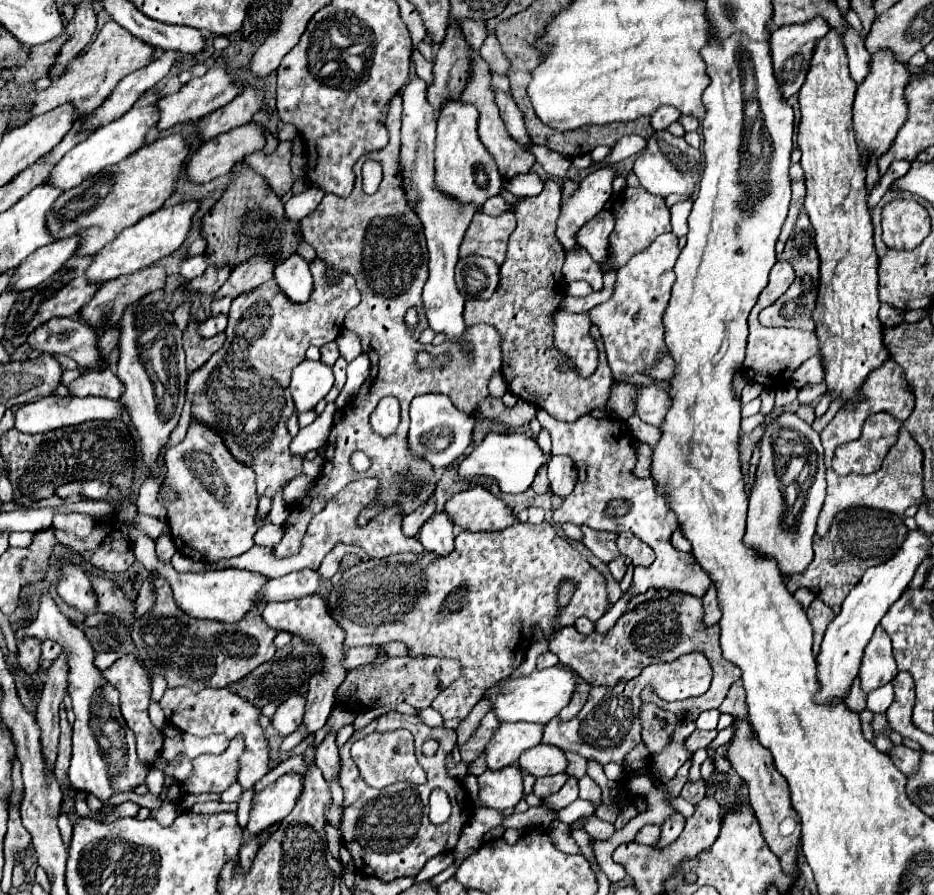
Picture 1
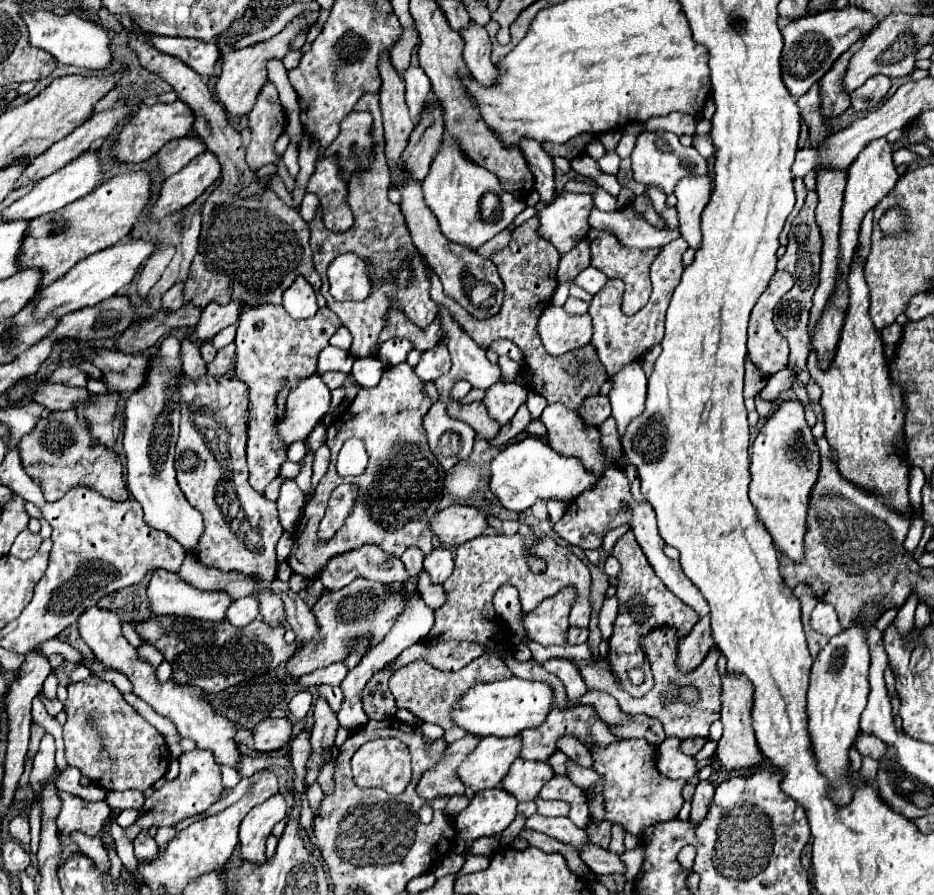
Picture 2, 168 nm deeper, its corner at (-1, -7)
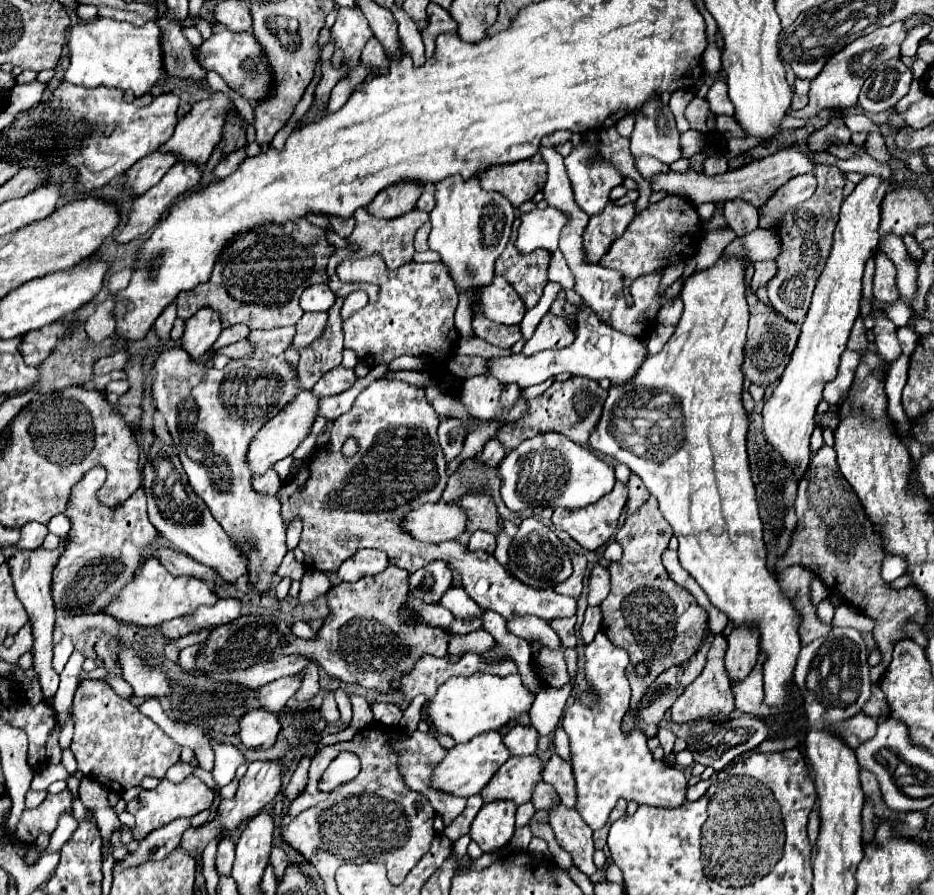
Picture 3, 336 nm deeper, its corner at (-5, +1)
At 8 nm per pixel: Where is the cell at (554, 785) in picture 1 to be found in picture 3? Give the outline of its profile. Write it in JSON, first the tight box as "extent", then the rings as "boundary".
{"extent":[542,755,576,807],"boundary":[[[552,755],[550,761],[544,765],[542,779],[556,789],[560,801],[566,803],[566,807],[574,807],[574,803],[576,803],[576,787],[574,787],[572,767],[570,767],[568,761],[564,761],[558,755]]]}

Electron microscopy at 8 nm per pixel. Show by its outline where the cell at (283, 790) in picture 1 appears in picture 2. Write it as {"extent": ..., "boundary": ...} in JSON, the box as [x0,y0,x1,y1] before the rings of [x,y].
{"extent":[240,793,286,863],"boundary":[[[280,793],[256,805],[240,825],[240,857],[264,863],[264,845],[272,827],[286,817],[286,801]]]}

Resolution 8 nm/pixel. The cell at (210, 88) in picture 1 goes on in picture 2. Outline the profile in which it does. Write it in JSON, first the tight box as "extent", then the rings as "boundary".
{"extent":[114,101,194,163],"boundary":[[[184,101],[140,105],[140,111],[130,117],[130,121],[124,125],[120,135],[116,137],[114,155],[118,161],[138,163],[158,153],[170,139],[186,137],[192,129],[194,129],[194,111]]]}

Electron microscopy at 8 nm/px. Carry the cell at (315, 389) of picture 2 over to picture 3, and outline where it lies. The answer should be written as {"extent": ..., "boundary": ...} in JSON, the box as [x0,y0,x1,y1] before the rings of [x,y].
{"extent":[246,391,318,475],"boundary":[[[300,391],[298,397],[286,407],[286,411],[282,411],[280,415],[276,415],[274,419],[270,419],[254,437],[254,441],[248,447],[248,455],[246,455],[246,463],[252,475],[264,475],[272,465],[276,465],[280,459],[288,457],[294,453],[294,449],[300,445],[300,441],[308,435],[314,415],[318,411],[318,399],[314,399],[312,391]]]}

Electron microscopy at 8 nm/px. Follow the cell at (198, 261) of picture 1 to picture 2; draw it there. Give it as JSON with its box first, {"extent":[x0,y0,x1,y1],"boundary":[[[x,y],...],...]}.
{"extent":[162,283,184,309],"boundary":[[[176,283],[174,287],[170,287],[166,293],[164,293],[164,297],[162,297],[162,303],[164,303],[164,309],[178,309],[180,305],[182,305],[182,301],[184,301],[184,283]]]}

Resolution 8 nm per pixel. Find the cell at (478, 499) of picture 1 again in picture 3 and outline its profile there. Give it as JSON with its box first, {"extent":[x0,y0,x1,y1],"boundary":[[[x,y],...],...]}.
{"extent":[402,503,466,543],"boundary":[[[424,503],[402,519],[404,533],[422,543],[442,543],[458,539],[466,531],[466,511],[448,503]]]}

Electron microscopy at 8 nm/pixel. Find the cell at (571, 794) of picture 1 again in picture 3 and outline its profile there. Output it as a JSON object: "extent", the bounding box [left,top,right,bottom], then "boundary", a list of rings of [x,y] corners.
{"extent":[532,779,558,811],"boundary":[[[540,779],[540,781],[536,783],[536,787],[534,787],[534,793],[532,793],[532,805],[534,805],[534,809],[536,809],[536,811],[548,809],[550,803],[556,803],[556,801],[558,801],[558,797],[556,797],[554,787],[550,787],[548,783],[544,783],[544,781]]]}

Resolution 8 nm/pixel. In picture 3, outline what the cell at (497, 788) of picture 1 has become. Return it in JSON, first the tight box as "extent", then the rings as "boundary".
{"extent":[470,801,516,853],"boundary":[[[510,801],[484,805],[470,827],[470,837],[484,853],[504,847],[514,835],[514,813],[516,807]]]}

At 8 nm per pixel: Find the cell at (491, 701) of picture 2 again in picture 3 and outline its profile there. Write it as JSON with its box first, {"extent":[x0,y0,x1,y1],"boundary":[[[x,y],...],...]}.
{"extent":[424,673,534,743],"boundary":[[[474,673],[470,677],[452,677],[442,683],[436,695],[426,701],[424,717],[436,733],[450,735],[456,743],[466,743],[480,733],[492,729],[496,731],[514,721],[532,707],[532,701],[534,695],[522,685],[522,679],[518,675],[498,677],[488,673]]]}

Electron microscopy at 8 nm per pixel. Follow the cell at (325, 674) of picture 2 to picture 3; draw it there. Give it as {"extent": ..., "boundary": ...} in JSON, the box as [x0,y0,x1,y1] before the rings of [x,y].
{"extent":[256,677,298,713],"boundary":[[[282,677],[276,679],[264,687],[256,689],[256,699],[260,701],[260,707],[270,711],[270,713],[278,713],[284,709],[286,701],[294,695],[294,691],[298,691],[298,679],[294,677]]]}

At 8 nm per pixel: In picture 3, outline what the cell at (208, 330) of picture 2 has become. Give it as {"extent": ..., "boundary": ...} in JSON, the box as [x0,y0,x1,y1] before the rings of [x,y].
{"extent":[180,309,222,361],"boundary":[[[202,309],[198,315],[192,315],[186,321],[180,349],[184,349],[192,361],[198,361],[212,349],[220,331],[222,323],[218,323],[218,315],[214,315],[210,309]]]}

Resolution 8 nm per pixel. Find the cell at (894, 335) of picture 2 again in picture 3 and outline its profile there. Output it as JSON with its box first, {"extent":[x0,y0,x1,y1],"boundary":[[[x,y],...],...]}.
{"extent":[898,327,918,357],"boundary":[[[900,327],[898,329],[898,341],[900,341],[900,347],[902,347],[902,353],[906,357],[910,357],[914,353],[914,347],[918,343],[918,335],[910,329],[910,327]]]}

